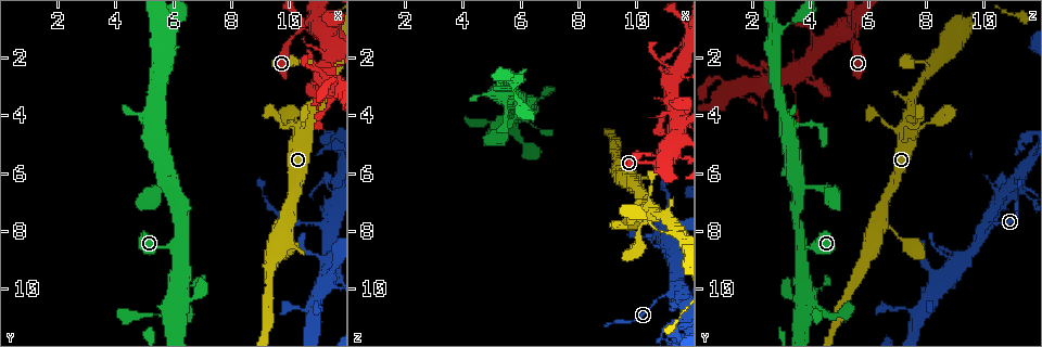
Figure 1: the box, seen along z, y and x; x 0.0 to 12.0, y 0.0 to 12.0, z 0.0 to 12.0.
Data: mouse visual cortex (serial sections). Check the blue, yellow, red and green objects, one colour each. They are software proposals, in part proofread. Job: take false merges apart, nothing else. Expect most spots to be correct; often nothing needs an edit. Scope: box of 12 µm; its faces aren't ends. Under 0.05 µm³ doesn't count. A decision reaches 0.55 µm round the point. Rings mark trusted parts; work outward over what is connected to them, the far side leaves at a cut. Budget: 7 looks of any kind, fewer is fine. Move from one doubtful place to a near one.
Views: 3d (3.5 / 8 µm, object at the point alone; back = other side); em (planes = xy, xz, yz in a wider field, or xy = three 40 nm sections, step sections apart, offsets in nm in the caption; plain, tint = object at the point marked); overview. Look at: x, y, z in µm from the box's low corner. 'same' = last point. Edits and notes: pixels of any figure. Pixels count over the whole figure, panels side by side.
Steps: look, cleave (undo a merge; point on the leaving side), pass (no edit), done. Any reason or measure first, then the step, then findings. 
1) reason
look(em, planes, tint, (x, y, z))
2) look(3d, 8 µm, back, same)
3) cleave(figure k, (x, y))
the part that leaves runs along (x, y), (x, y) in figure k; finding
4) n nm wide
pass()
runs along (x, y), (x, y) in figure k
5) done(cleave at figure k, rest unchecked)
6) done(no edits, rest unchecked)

thin arm on a thick one
look(3d, 8 µm, (11.1, 2.5, 3.7))

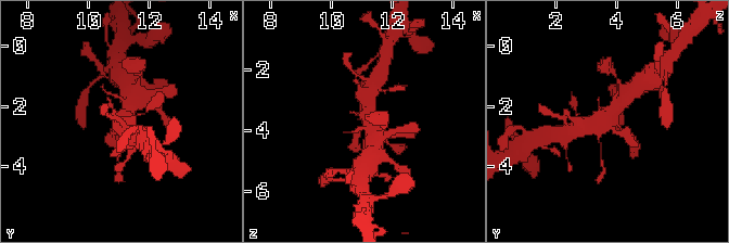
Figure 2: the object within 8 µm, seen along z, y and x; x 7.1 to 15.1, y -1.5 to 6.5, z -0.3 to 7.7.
closer look
look(3d, 3.5 µm, (11.2, 2.5, 3.7))

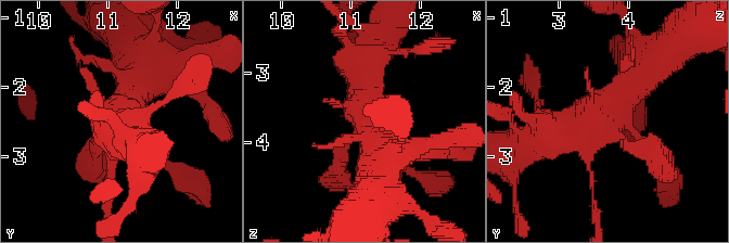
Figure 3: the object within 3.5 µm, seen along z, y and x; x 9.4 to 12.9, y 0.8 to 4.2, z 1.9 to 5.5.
look(em, xy, step 2, tint, (11.15, 2.65, 3.75))

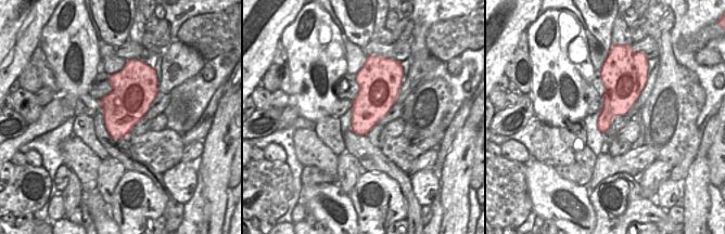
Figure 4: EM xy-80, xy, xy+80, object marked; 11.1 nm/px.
pass()
runs along (651, 66), (590, 126), (535, 139) in figure 3; continuous, no second cell

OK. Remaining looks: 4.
three-way junction
look(3d, 3.5 µm, (6.0, 8.5, 3.7))

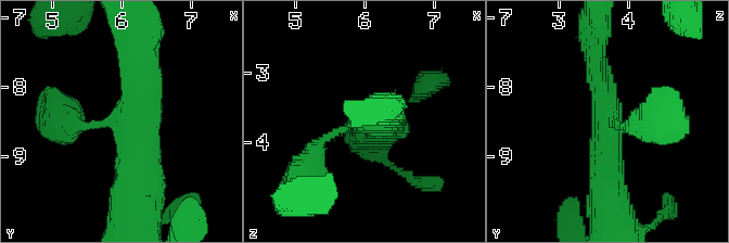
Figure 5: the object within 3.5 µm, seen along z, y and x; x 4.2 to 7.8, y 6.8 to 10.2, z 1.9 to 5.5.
3 arms; arms of 250, 300, 600 nm; need the tissue
look(em, xy, step 1, tint, (6.05, 8.50, 3.75))

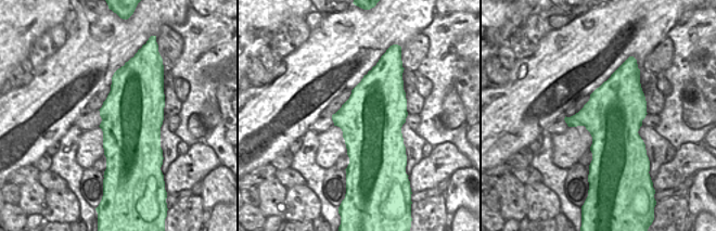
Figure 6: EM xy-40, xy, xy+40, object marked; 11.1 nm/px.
pass()
all the same cell

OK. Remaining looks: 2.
looks like a crossing
look(3d, 8 µm, (10.9, 10.4, 8.2))

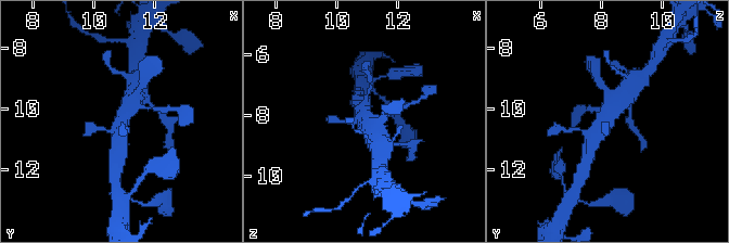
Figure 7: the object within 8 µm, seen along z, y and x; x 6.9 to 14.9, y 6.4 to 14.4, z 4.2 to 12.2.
now the EM
look(em, xy, step 2, tint, (11.0, 10.4, 8.1))

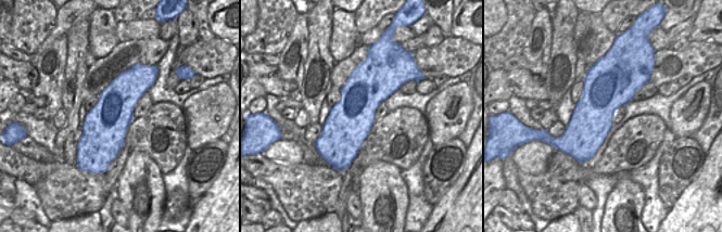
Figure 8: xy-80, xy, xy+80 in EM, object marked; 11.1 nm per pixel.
pass()
runs along (619, 98), (595, 132), (589, 150) in figure 7; continuous, no second cell

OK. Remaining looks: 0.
done(no edits, rest unchecked)

